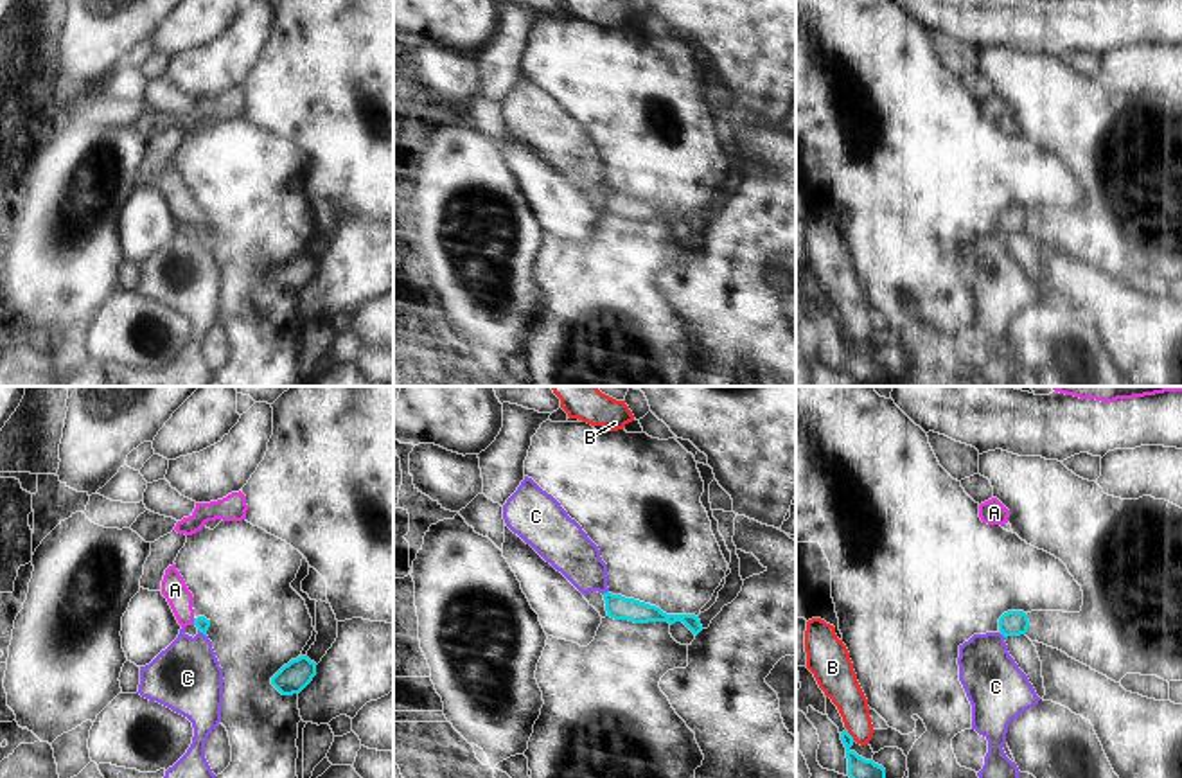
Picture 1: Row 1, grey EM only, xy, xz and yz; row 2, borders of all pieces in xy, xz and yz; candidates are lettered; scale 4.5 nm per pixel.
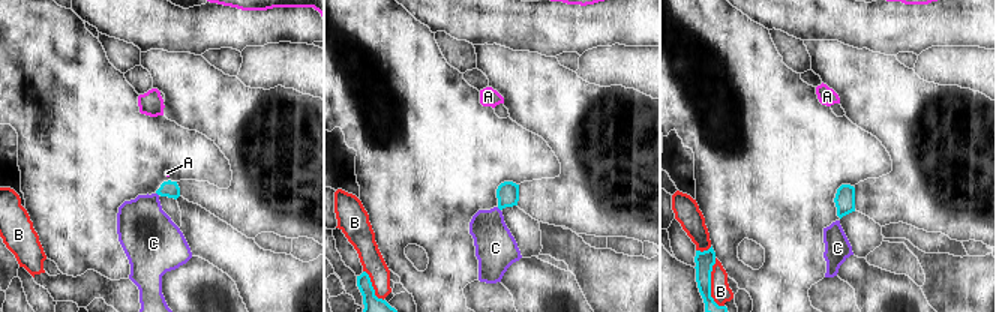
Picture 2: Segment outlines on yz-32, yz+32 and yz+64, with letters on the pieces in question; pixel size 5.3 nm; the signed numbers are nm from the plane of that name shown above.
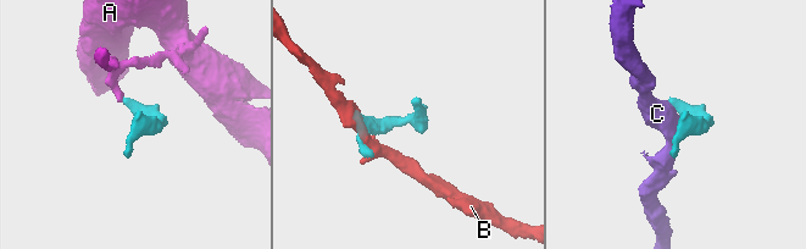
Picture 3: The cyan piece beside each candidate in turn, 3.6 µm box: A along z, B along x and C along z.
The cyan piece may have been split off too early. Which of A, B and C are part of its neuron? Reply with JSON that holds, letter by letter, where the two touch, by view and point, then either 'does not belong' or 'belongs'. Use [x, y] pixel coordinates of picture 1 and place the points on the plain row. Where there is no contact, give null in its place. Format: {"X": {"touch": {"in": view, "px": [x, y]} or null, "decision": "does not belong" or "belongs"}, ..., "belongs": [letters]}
{"A": {"touch": {"in": "xy", "px": [194, 220]}, "decision": "belongs"}, "B": {"touch": {"in": "yz", "px": [850, 333]}, "decision": "does not belong"}, "C": {"touch": {"in": "xy", "px": [202, 229]}, "decision": "does not belong"}, "belongs": ["A"]}

